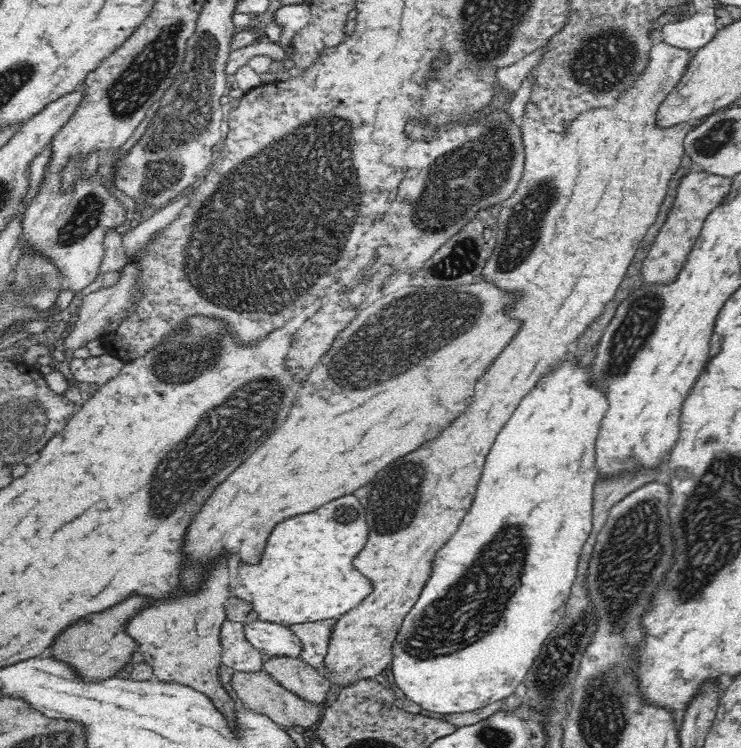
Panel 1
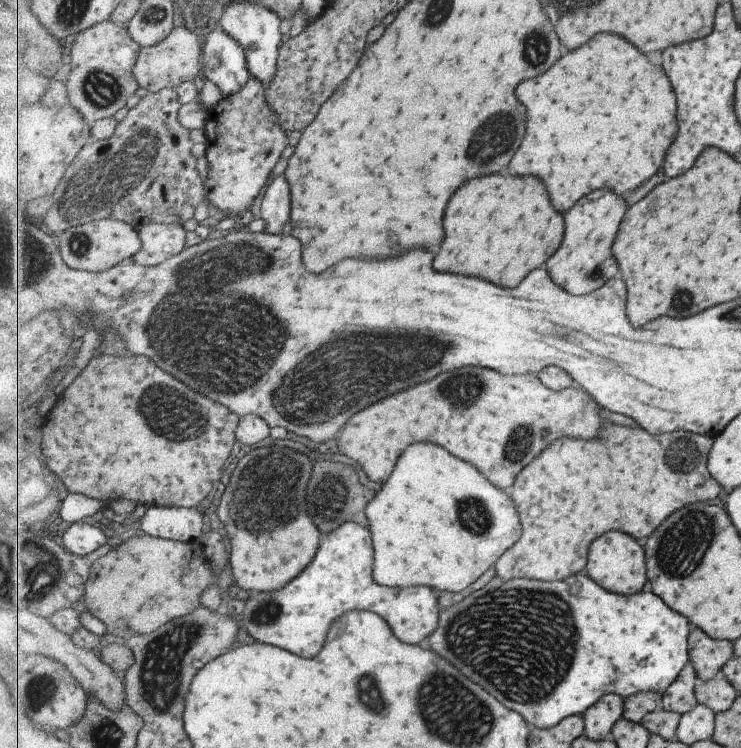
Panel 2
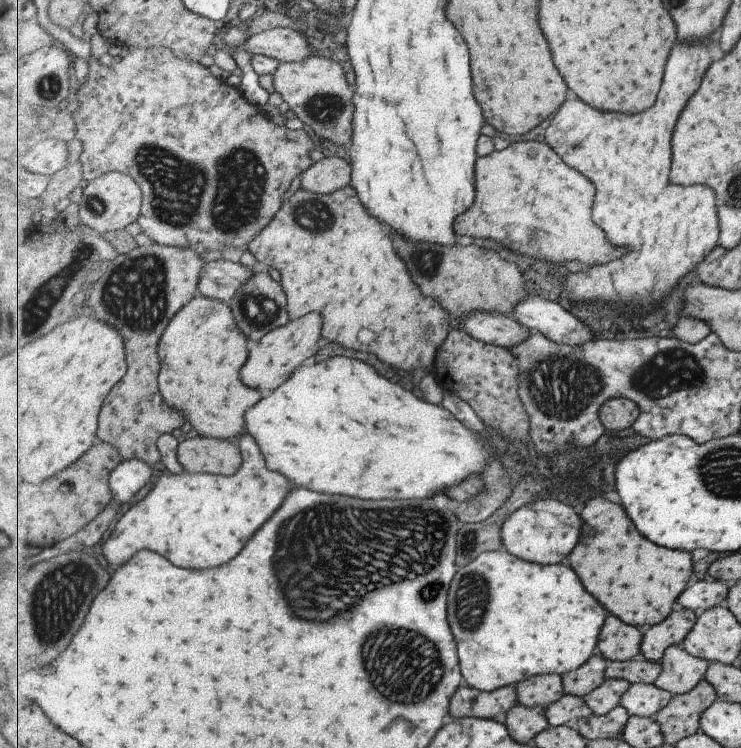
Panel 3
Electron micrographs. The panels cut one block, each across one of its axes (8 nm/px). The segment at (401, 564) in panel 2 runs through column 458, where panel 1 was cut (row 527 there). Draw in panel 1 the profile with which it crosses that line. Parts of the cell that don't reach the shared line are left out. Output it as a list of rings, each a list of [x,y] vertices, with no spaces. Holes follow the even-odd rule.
[[[593,355],[585,360],[578,360],[578,362],[574,357],[568,358],[564,366],[560,368],[560,372],[556,372],[556,376],[552,376],[552,380],[544,384],[544,388],[536,388],[536,392],[528,396],[528,400],[524,400],[524,404],[520,404],[520,408],[515,410],[508,424],[504,426],[504,432],[500,432],[494,446],[490,448],[490,454],[486,458],[486,464],[478,480],[476,494],[474,494],[468,514],[460,520],[460,526],[452,534],[452,538],[432,558],[430,578],[424,584],[418,602],[414,604],[414,608],[402,622],[402,628],[394,640],[394,660],[392,660],[394,684],[398,686],[398,690],[404,692],[408,700],[417,704],[422,710],[436,712],[436,714],[464,714],[464,712],[474,712],[478,708],[484,708],[488,704],[494,704],[510,696],[514,688],[528,674],[532,662],[538,656],[542,642],[548,638],[548,634],[556,628],[556,624],[564,616],[562,608],[566,600],[570,598],[574,580],[578,576],[582,548],[588,542],[588,536],[592,532],[592,498],[594,498],[594,488],[598,480],[596,462],[594,462],[594,446],[598,439],[600,426],[602,426],[602,418],[608,410],[608,402],[604,400],[604,396],[598,394],[598,390],[592,392],[591,386],[588,388],[587,376],[589,375],[589,361],[592,357]]]

